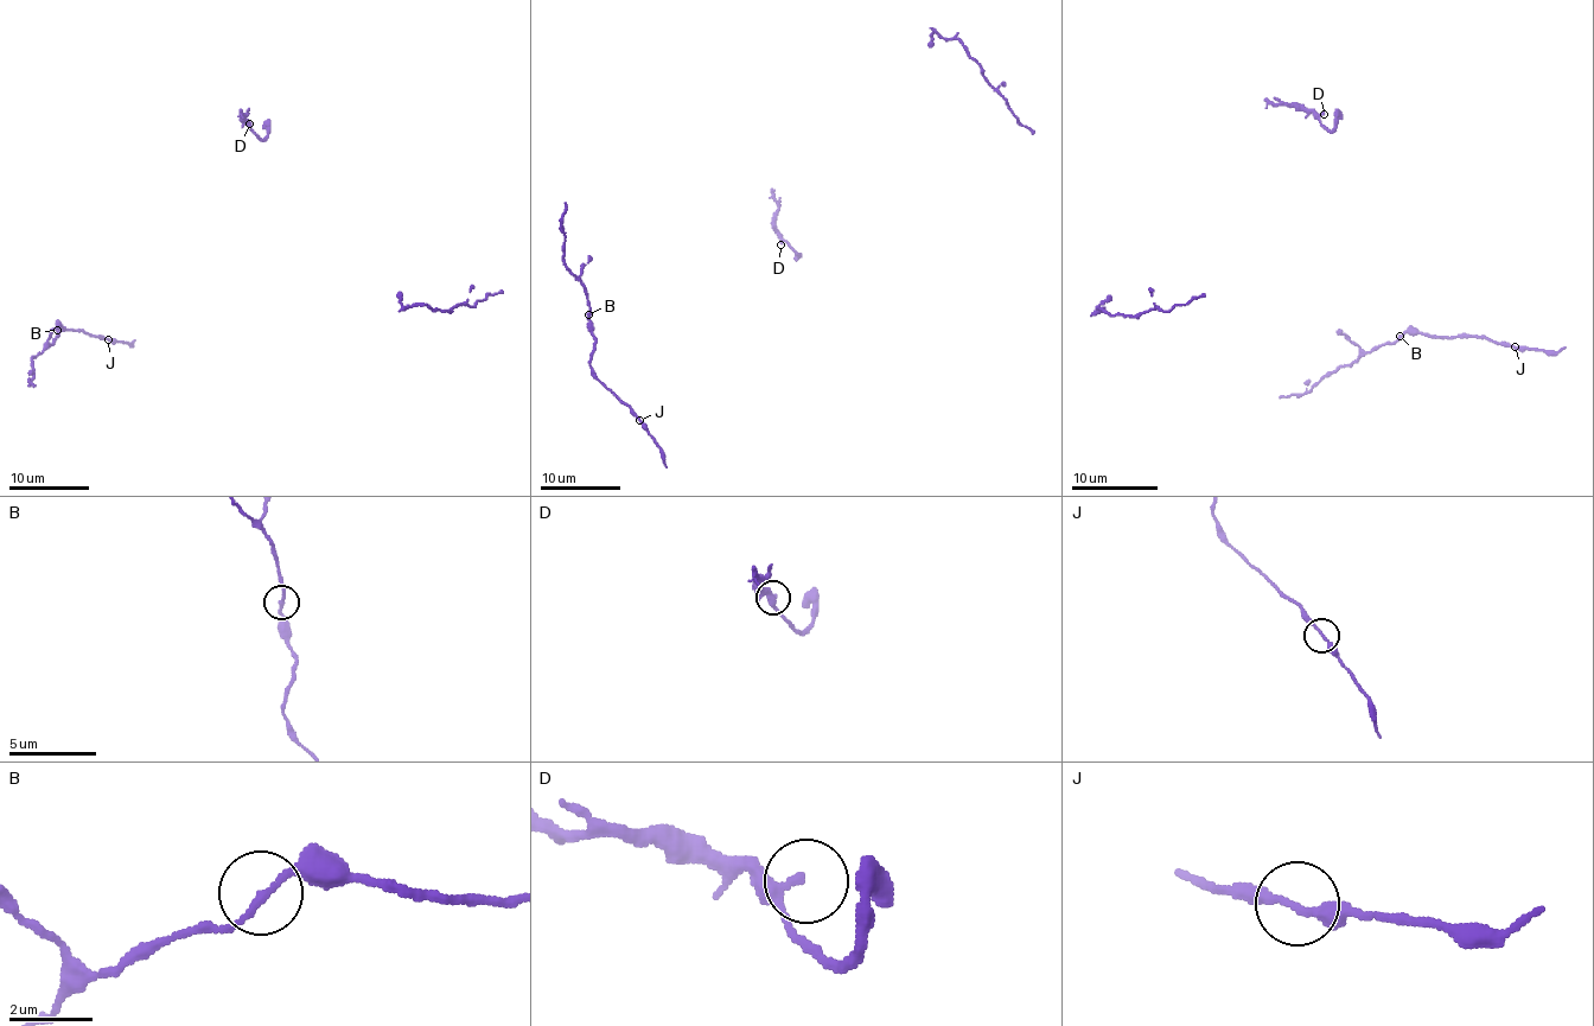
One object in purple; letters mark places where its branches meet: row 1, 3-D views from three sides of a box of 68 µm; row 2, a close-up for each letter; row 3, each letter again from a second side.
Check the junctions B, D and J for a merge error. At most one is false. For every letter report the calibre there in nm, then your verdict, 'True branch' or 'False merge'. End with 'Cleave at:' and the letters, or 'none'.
B: Thickness 170 nm. True branch
D: Thickness 200 nm. True branch
J: Thickness 200 nm. False merge
Cleave at: J

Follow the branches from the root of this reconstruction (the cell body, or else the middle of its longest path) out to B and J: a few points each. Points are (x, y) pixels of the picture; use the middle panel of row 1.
B: (591, 256), (579, 278), (587, 294), (588, 314)
J: (591, 256), (579, 278), (587, 294), (594, 339), (588, 365), (638, 420)

